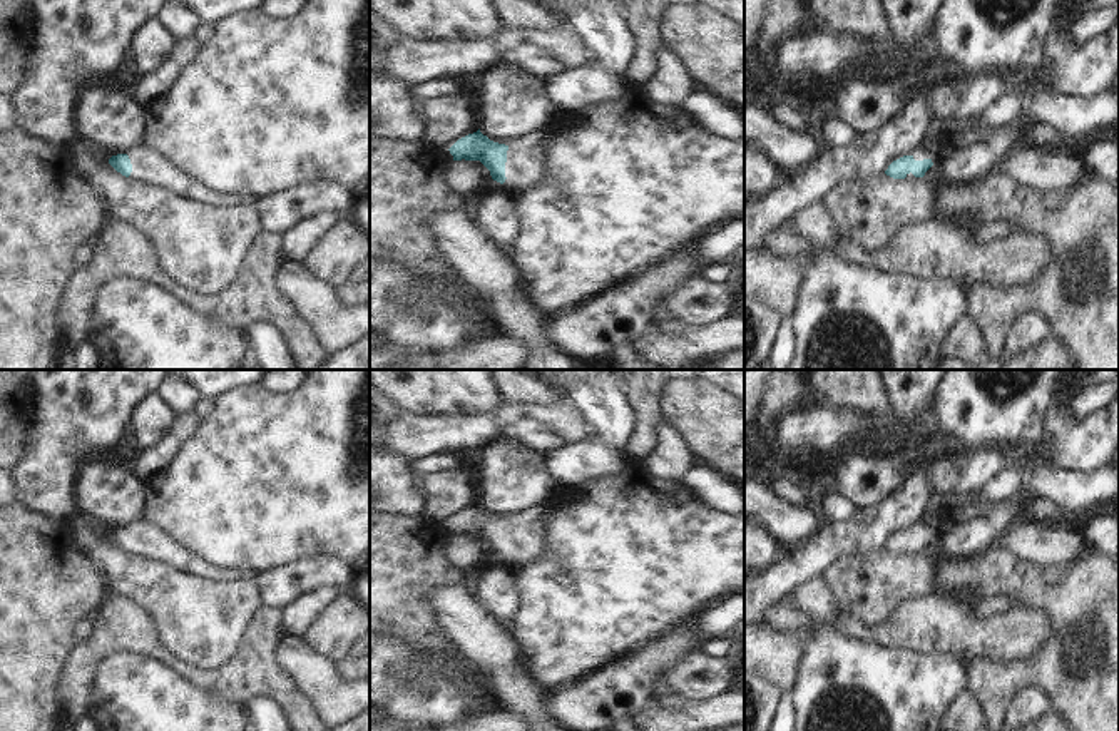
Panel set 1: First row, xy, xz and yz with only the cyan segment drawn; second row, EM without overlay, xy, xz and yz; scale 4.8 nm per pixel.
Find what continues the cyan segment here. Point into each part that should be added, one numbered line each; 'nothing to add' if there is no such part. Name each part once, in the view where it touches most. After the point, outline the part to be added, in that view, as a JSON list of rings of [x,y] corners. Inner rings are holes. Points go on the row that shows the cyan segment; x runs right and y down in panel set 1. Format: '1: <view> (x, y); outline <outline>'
1: xz (526, 166); outline [[[550,127],[515,139],[507,151],[503,187],[510,194],[537,186],[547,176],[547,152],[555,134]]]

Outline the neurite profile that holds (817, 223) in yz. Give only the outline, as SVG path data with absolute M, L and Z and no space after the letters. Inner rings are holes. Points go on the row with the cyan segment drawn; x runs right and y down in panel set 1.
M815 202L810 207L803 209L793 217L793 222L806 239L816 244L826 244L830 248L838 248L841 239L838 221L823 202Z

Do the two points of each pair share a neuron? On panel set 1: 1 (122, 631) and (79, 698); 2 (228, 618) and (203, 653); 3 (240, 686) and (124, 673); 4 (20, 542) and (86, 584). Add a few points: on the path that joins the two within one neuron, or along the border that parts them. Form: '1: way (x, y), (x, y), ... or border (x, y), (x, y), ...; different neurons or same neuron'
1: way (104, 643), (81, 666), (79, 679); same neuron
2: way (219, 626), (209, 636), (209, 644); same neuron
3: border (161, 661), (188, 678), (231, 696); different neurons
4: way (37, 559), (62, 584), (69, 584); same neuron

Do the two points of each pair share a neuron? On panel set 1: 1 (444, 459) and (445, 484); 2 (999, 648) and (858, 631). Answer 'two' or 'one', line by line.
1: two
2: one

